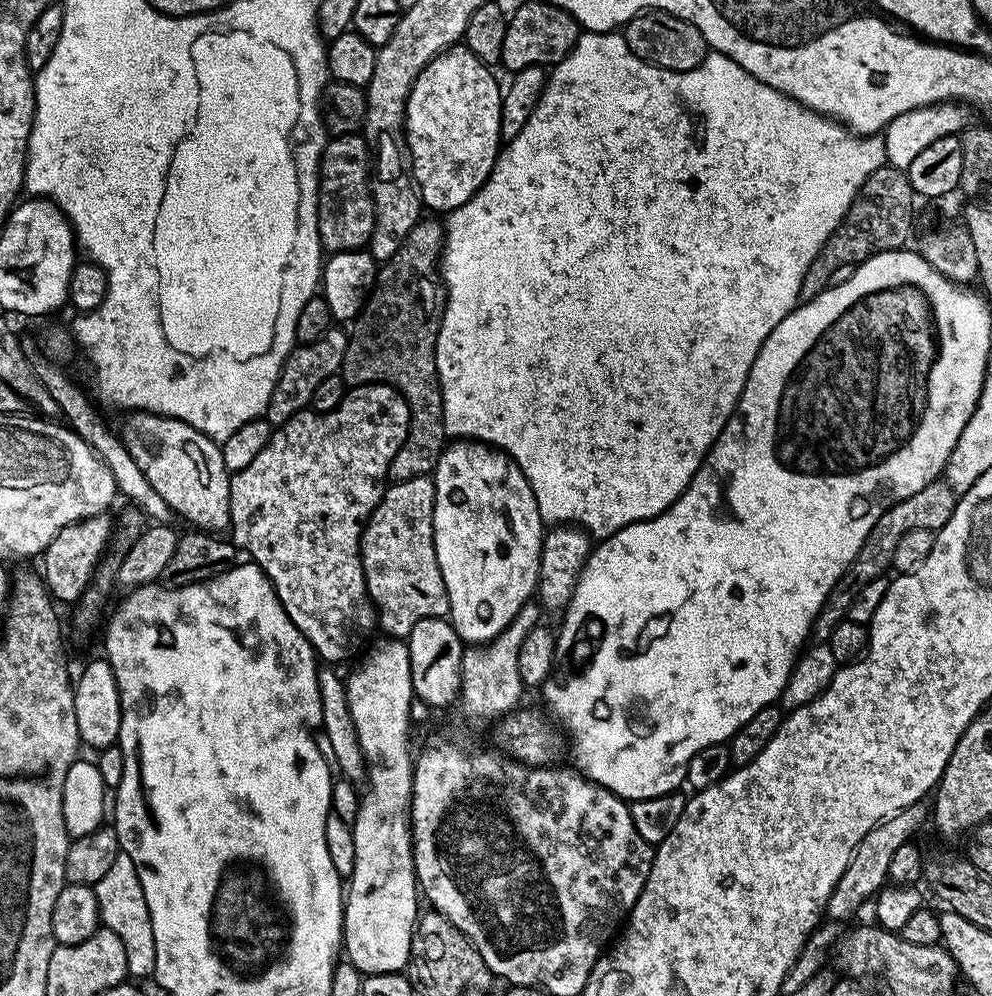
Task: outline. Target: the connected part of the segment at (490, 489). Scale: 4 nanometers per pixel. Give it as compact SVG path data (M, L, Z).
M453 439L445 447L444 453L440 455L440 460L436 464L434 479L436 481L434 550L438 554L438 570L442 570L442 582L446 582L450 623L452 629L460 635L460 639L465 645L486 644L498 634L502 634L502 630L506 630L506 626L510 626L514 614L518 614L518 610L522 610L522 606L533 599L540 578L540 548L544 545L546 525L540 518L540 507L534 498L534 490L530 490L530 482L526 478L526 474L522 474L522 470L512 462L512 457L508 453L493 448L490 444L482 444L479 440Z

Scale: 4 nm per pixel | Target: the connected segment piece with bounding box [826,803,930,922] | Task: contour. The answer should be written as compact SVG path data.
M918 803L902 809L898 814L894 814L883 820L878 826L874 826L870 830L870 834L866 834L866 838L862 838L862 842L858 842L856 855L852 857L842 878L838 878L838 886L834 886L828 899L826 912L827 915L833 916L829 916L833 921L841 922L840 920L846 919L847 916L854 915L868 899L869 903L885 887L886 881L889 879L890 858L894 858L894 850L898 850L898 846L909 843L915 837L912 835L923 826L924 819L927 816L929 819L929 809L927 812L924 807L923 803Z

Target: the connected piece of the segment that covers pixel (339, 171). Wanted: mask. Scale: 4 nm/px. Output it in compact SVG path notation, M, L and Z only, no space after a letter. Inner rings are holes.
M363 135L332 136L320 159L320 189L316 213L318 238L325 253L367 249L374 230L372 197L372 154Z

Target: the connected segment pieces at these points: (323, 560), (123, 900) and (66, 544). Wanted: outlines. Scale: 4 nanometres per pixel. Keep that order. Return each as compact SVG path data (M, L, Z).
M358 384L345 391L342 402L334 410L329 412L305 410L294 414L285 424L279 425L273 431L270 442L266 442L266 450L262 450L262 454L258 454L258 458L254 458L254 462L250 462L250 466L246 466L229 479L230 518L232 519L230 539L232 543L241 553L249 552L252 555L249 556L251 563L259 566L268 575L268 581L274 586L290 622L294 622L294 626L298 626L300 633L310 642L317 657L325 665L340 666L343 660L350 659L352 655L355 657L369 643L368 635L372 631L374 633L377 631L376 606L368 597L368 587L362 570L360 539L370 514L384 496L390 462L394 462L394 454L398 454L398 450L404 445L411 423L412 414L409 401L405 400L403 394L396 388L390 387L389 384Z
M120 852L106 875L94 885L94 891L101 923L113 930L125 947L128 976L136 980L151 977L156 970L154 932L150 923L149 906L146 905L145 894L133 859L125 852Z
M108 514L91 516L58 530L54 542L50 542L50 546L46 546L42 554L42 561L44 560L42 579L47 584L49 592L52 593L53 601L75 602L80 599L86 586L92 581L92 575L96 573L97 566L100 565L101 556L109 547L113 532L114 520Z

